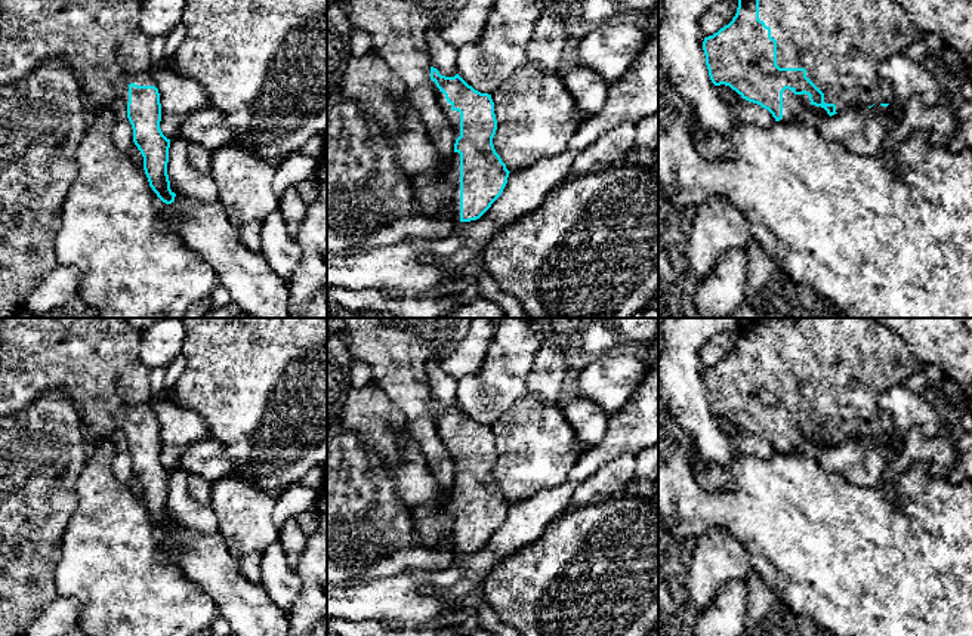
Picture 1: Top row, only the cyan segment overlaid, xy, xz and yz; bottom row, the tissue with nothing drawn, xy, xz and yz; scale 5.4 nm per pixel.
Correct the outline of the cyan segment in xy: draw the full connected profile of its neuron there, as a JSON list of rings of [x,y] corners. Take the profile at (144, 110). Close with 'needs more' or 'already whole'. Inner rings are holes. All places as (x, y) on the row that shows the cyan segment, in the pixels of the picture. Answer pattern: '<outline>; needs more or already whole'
[[[0,0],[0,86],[27,78],[46,62],[65,59],[75,74],[87,106],[101,109],[117,99],[127,104],[133,142],[144,157],[149,186],[163,203],[172,204],[176,194],[170,189],[167,175],[170,139],[160,129],[160,93],[151,74],[154,68],[149,55],[152,38],[141,28],[141,10],[141,0]]]; needs more

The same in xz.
[[[376,52],[351,58],[339,86],[343,95],[352,98],[368,117],[385,127],[383,138],[394,149],[398,167],[410,180],[417,212],[438,216],[451,203],[456,222],[476,220],[502,195],[510,173],[493,145],[497,130],[494,102],[491,95],[475,90],[459,74],[445,77],[431,67],[431,80],[436,84],[438,104],[456,136],[454,154],[447,160],[438,155],[404,84]]]; needs more

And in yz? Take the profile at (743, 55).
[[[738,0],[737,13],[732,21],[713,35],[706,37],[703,50],[709,75],[715,86],[729,86],[743,99],[768,109],[775,121],[790,123],[800,120],[809,105],[824,108],[830,117],[849,108],[871,108],[874,104],[888,106],[894,102],[894,92],[889,80],[879,74],[882,62],[891,55],[901,53],[907,46],[923,40],[923,37],[925,34],[913,24],[910,15],[892,0]]]; needs more

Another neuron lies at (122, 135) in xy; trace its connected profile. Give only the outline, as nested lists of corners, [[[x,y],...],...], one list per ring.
[[[117,99],[108,108],[115,114],[111,133],[112,142],[121,152],[129,154],[133,148],[133,129],[127,118],[127,104]]]

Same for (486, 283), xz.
[[[481,269],[476,274],[475,283],[478,285],[481,297],[491,300],[493,303],[500,306],[504,312],[504,318],[531,318],[521,306],[518,299],[502,291],[497,287],[494,278],[485,269]]]

